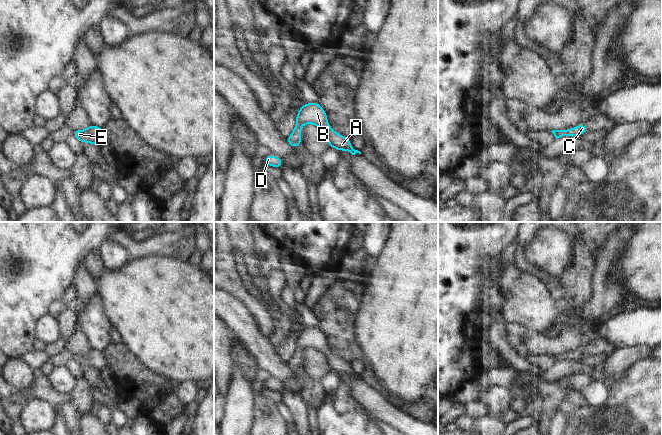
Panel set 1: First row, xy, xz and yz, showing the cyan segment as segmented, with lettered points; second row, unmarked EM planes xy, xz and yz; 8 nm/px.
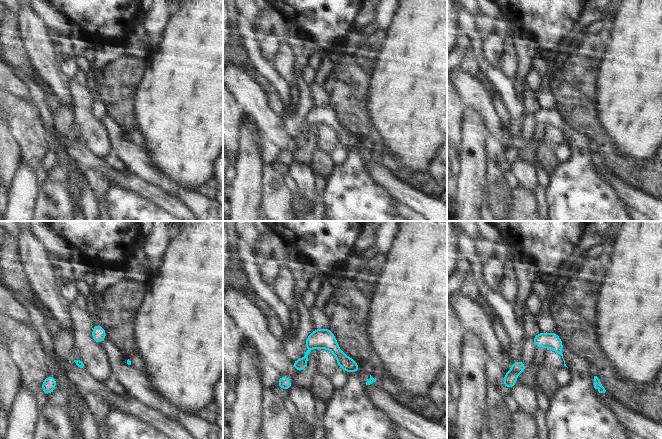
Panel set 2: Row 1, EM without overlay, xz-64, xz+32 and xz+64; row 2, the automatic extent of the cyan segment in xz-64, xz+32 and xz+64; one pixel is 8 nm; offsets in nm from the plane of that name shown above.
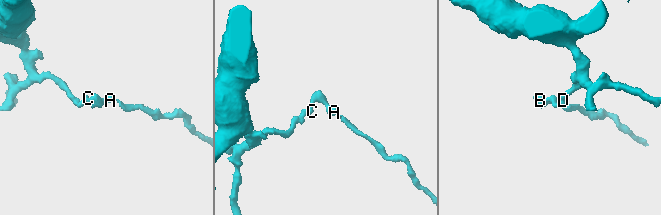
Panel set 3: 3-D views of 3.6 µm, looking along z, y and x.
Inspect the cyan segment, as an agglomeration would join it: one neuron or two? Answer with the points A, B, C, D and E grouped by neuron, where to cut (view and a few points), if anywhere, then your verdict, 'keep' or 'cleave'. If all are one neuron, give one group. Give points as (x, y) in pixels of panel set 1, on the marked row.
groups A B C D E; cut none; keep

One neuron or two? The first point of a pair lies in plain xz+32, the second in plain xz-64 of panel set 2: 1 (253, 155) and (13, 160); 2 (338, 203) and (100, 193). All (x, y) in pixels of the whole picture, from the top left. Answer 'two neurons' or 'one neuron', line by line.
1: two neurons
2: two neurons

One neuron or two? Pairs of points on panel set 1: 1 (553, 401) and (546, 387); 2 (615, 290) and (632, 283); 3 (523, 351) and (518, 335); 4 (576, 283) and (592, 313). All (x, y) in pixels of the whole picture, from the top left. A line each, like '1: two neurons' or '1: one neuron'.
1: one neuron
2: two neurons
3: one neuron
4: two neurons

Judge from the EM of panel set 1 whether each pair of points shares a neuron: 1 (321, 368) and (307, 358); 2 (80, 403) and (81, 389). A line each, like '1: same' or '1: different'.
1: same
2: same

